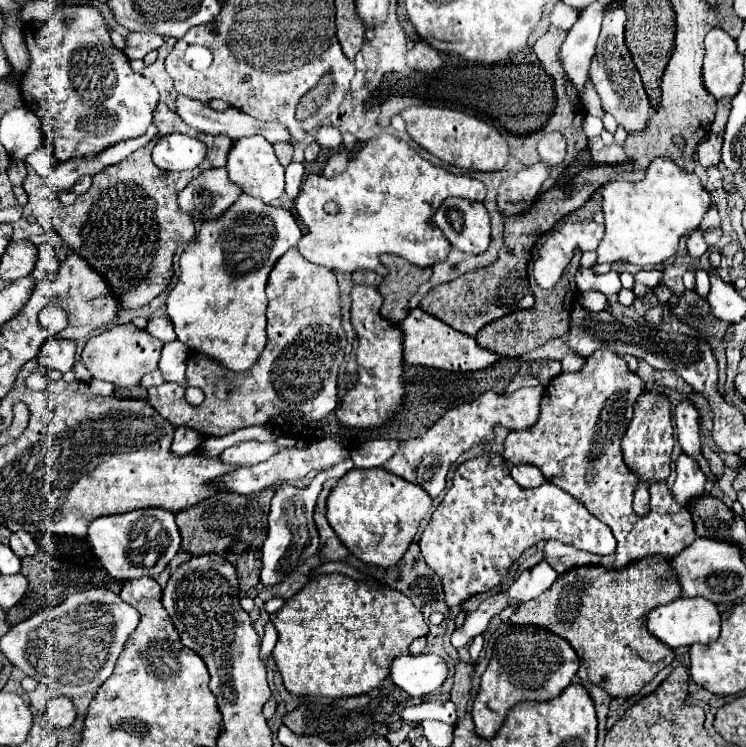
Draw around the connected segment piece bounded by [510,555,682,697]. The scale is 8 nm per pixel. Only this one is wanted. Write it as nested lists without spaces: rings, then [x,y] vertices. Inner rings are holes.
[[[644,557],[624,569],[582,565],[558,575],[548,591],[522,603],[510,621],[516,625],[540,625],[564,635],[564,639],[570,639],[592,683],[598,683],[612,697],[632,697],[674,661],[674,649],[650,635],[646,623],[654,607],[680,595],[682,591],[668,557]]]

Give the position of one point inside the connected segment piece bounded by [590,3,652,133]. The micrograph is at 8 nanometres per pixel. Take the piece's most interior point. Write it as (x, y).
(618, 83)

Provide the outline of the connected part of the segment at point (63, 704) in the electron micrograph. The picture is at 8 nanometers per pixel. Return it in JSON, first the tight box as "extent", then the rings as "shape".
{"extent":[44,697,76,729],"shape":[[[56,697],[48,701],[44,717],[54,729],[68,729],[76,719],[76,709],[68,697]]]}

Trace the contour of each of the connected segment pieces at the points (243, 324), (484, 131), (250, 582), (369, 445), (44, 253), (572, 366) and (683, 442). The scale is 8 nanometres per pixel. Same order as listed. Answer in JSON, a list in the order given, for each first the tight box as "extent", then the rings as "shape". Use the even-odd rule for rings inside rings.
[{"extent":[168,195,302,371],"shape":[[[240,195],[238,201],[214,221],[204,221],[196,239],[180,257],[180,277],[168,295],[168,317],[176,327],[178,339],[200,353],[220,361],[232,371],[246,371],[266,345],[266,281],[276,261],[298,245],[302,231],[290,209],[268,205],[262,199]]]},{"extent":[402,107,508,171],"shape":[[[406,107],[402,113],[402,119],[406,121],[408,135],[414,143],[424,147],[434,157],[466,169],[466,171],[500,171],[508,163],[508,143],[504,137],[488,123],[466,115],[456,109],[442,109],[442,107]]]},{"extent":[176,489,274,591],"shape":[[[262,489],[252,495],[216,493],[176,513],[176,523],[182,535],[182,549],[192,555],[224,555],[238,569],[240,589],[248,591],[250,587],[260,583],[260,543],[264,543],[264,535],[268,529],[266,521],[272,497],[274,489]]]},{"extent":[350,439,398,469],"shape":[[[374,439],[374,441],[366,441],[360,449],[354,449],[350,457],[358,469],[382,467],[396,453],[396,447],[398,447],[398,441]]]},{"extent":[32,243,58,281],"shape":[[[42,243],[38,247],[38,261],[36,261],[36,267],[32,271],[32,277],[38,281],[44,281],[48,277],[52,277],[52,273],[56,273],[56,267],[58,267],[58,257],[54,253],[54,249],[48,245],[48,243]]]},{"extent":[562,353,584,371],"shape":[[[570,353],[562,359],[562,371],[578,371],[582,365],[584,365],[584,357],[578,357],[574,353]]]},{"extent":[674,399,714,479],"shape":[[[682,399],[676,409],[674,409],[674,423],[676,423],[676,431],[678,431],[678,441],[684,453],[692,455],[702,471],[706,473],[708,479],[714,479],[714,475],[710,473],[710,467],[702,455],[700,449],[700,435],[698,435],[698,411],[694,409],[694,405],[688,399]]]}]

